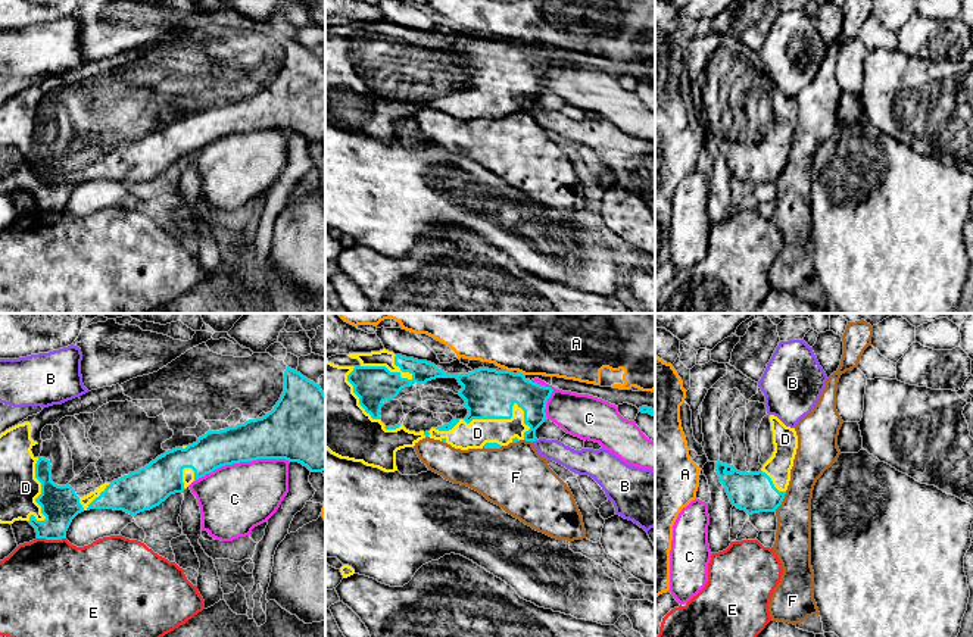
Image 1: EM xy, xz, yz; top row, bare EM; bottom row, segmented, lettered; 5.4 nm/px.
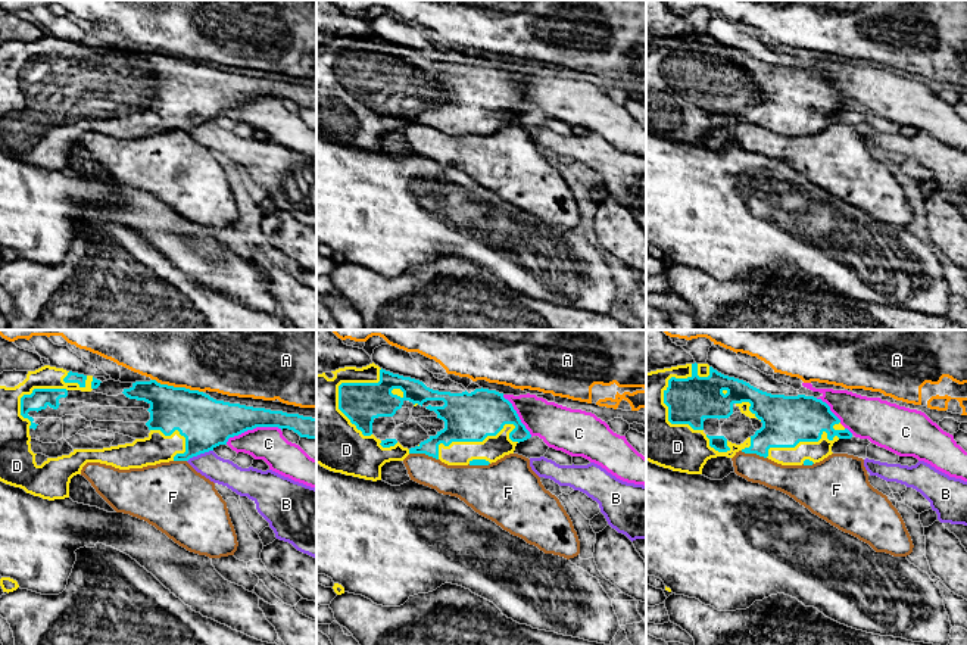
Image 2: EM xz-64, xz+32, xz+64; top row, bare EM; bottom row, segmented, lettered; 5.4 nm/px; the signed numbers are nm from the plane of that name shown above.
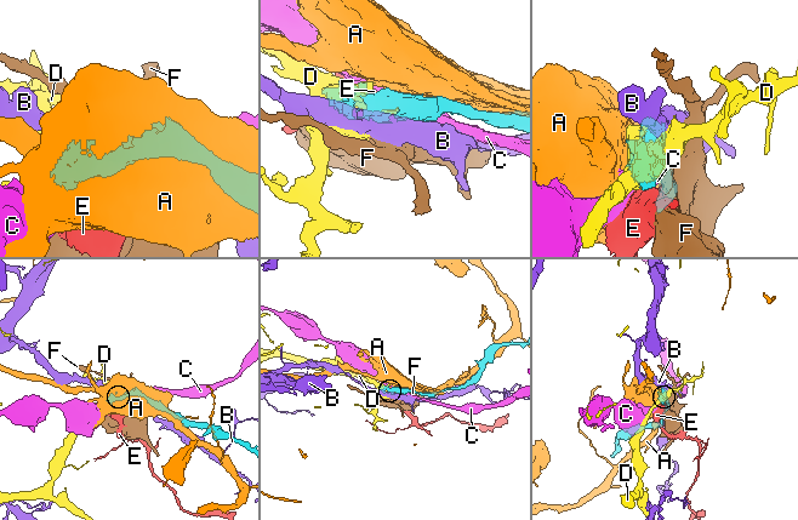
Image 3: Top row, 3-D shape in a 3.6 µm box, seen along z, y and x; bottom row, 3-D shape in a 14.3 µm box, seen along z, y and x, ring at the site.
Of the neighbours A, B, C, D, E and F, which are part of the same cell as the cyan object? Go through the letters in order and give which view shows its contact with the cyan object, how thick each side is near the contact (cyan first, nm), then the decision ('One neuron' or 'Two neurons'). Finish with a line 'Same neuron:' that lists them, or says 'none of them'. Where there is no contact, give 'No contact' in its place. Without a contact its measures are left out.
A: Touches cyan in xz. Thickness 280 nm (cyan) against 260 nm. Two neurons
B: Touches cyan in xz. Thickness 170 nm (cyan) against 120 nm. Two neurons
C: Touches cyan in xy. Thickness 260 nm (cyan) against 380 nm. Two neurons
D: Touches cyan in xz. Thickness 280 nm (cyan) against 150 nm. One neuron
E: Touches cyan in xy. Thickness 200 nm (cyan) against 500 nm. Two neurons
F: Touches cyan in yz. Thickness 220 nm (cyan) against 200 nm. Two neurons
Same neuron: D

